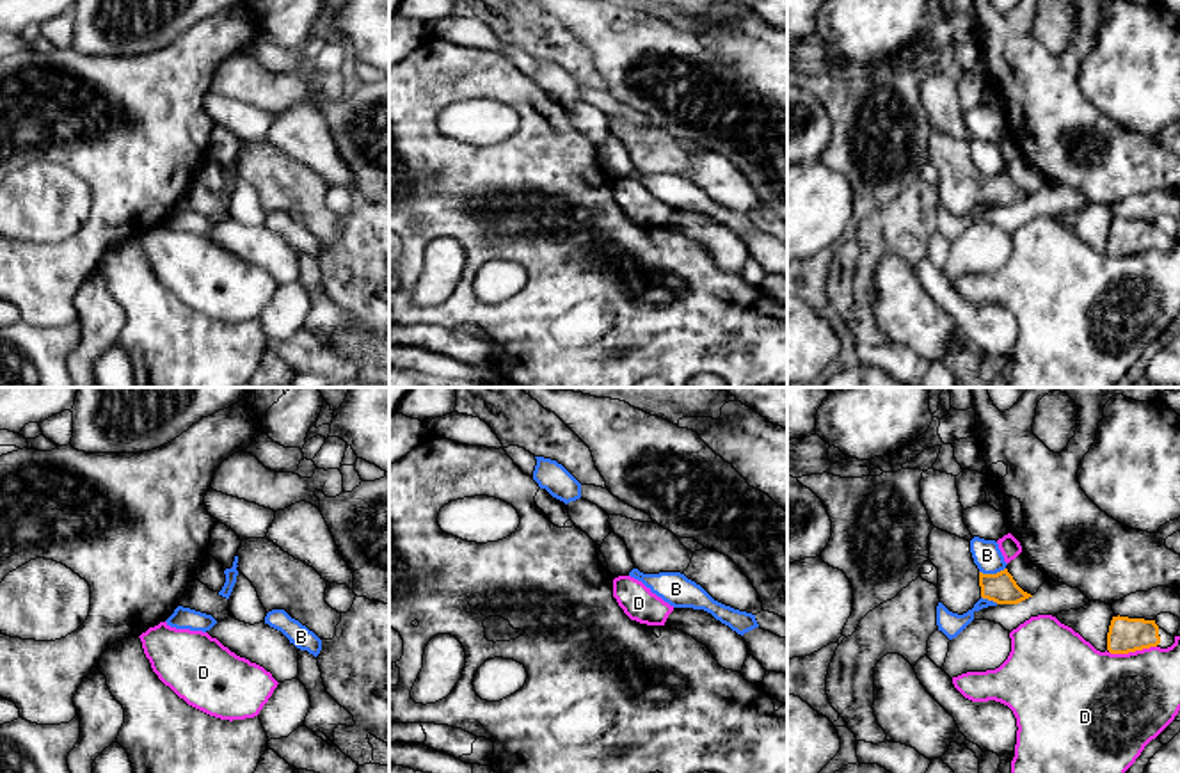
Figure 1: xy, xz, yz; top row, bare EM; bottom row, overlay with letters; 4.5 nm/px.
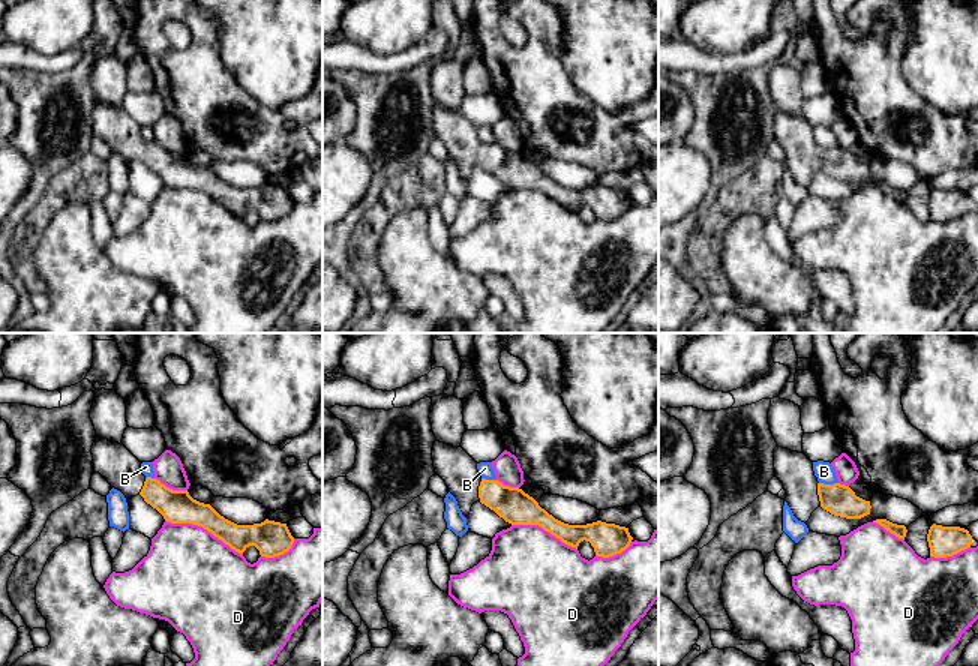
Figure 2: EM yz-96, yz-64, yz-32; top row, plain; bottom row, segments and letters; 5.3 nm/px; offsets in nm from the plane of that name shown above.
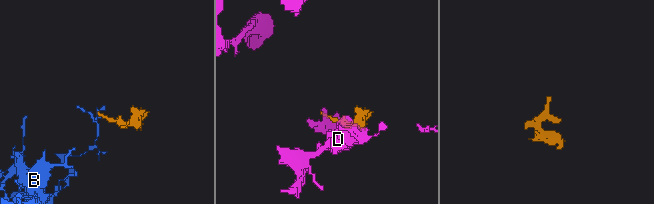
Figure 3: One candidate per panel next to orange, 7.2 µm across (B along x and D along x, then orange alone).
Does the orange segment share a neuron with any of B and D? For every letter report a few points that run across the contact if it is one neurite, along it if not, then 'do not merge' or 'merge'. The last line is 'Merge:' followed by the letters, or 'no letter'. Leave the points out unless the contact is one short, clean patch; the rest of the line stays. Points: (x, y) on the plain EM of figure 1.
B: line yz (1004, 169), (996, 175), (980, 175); do not merge
D: do not merge
Merge: no letter

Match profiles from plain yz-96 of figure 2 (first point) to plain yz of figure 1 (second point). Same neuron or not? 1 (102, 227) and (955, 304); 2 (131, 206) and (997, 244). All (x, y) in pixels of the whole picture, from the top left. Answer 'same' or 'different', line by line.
1: same
2: same

